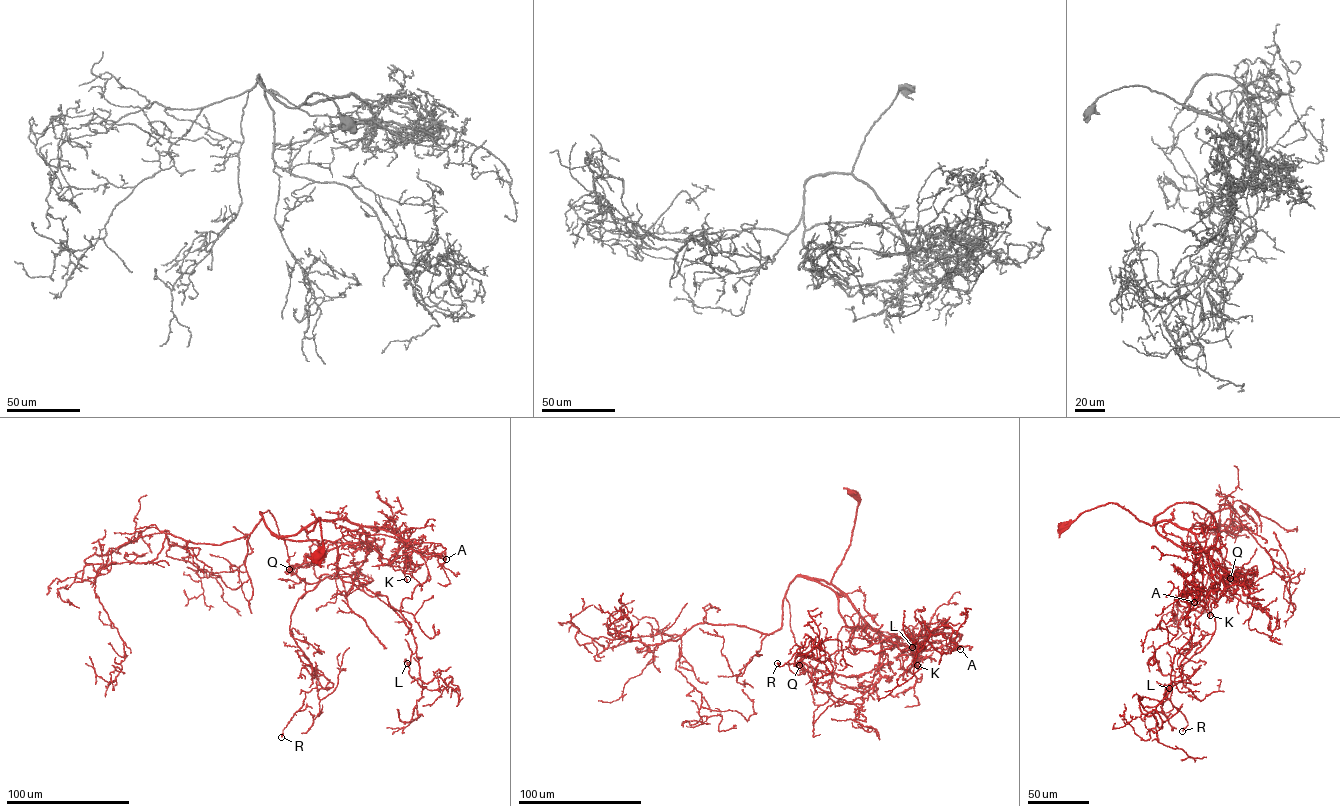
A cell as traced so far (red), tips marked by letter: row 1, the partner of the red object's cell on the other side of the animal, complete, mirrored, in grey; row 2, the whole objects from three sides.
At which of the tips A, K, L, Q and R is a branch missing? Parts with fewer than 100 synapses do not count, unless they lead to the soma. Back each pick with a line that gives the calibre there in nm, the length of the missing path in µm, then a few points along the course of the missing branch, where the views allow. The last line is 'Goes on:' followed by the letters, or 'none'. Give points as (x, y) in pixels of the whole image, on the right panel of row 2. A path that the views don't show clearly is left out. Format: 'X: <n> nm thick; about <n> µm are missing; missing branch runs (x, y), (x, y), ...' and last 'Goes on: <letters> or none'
Goes on: none

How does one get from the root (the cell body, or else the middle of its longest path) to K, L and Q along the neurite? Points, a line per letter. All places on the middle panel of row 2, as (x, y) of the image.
K: (855, 494), (858, 505), (851, 543), (831, 583), (871, 627), (909, 646), (920, 658), (913, 659), (917, 665)
L: (855, 494), (831, 582), (865, 596), (850, 647), (923, 649), (924, 622), (912, 647)
Q: (855, 494), (858, 505), (851, 543), (831, 581), (798, 576), (786, 593), (790, 629), (802, 654), (799, 665)

